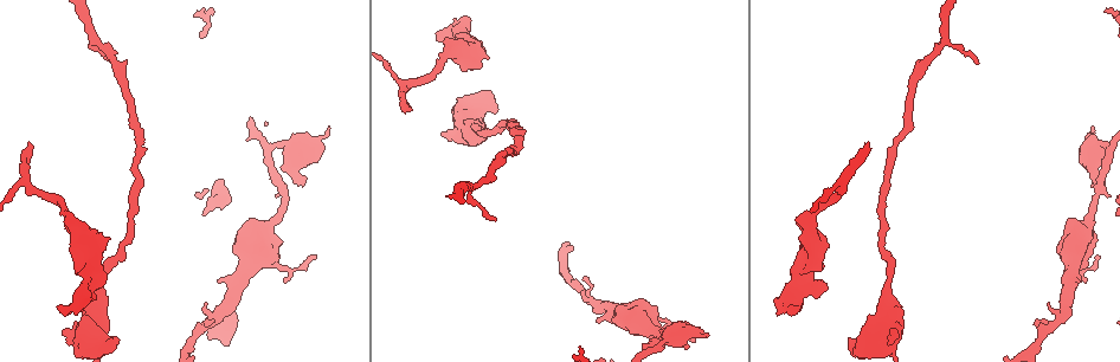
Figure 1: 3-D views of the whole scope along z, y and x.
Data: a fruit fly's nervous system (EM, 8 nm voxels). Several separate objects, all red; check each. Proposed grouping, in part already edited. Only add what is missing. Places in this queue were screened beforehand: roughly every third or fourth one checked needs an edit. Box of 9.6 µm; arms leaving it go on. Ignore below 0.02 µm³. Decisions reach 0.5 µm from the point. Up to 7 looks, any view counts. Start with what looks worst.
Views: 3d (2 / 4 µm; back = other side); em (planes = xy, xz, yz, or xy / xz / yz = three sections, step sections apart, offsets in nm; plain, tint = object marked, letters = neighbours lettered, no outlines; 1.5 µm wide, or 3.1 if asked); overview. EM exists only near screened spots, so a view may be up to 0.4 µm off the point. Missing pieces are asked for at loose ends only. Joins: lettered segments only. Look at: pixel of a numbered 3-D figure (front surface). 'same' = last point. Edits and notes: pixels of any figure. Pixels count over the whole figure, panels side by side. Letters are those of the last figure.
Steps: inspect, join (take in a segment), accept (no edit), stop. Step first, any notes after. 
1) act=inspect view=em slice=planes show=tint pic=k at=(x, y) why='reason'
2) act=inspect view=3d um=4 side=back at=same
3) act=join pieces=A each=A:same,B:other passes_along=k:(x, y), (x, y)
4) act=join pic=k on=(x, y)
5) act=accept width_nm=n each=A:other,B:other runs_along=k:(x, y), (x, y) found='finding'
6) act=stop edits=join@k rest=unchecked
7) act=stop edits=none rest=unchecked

act=inspect view=em slice=planes show=letters pic=1 at=(787, 306) why='free end'

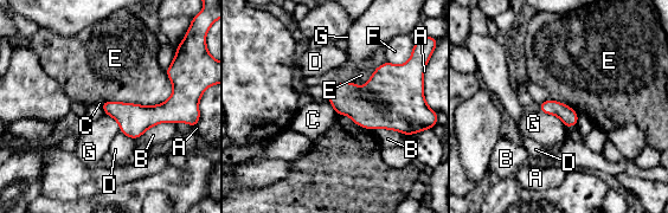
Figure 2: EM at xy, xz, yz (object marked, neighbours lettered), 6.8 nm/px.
act=accept longest_contact=E:500nm each=A:other,B:other,C:other,D:other,E:other,F:other,G:other found='none of them fits'

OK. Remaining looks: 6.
act=inspect view=em slice=planes show=letters pic=1 at=(868, 142)

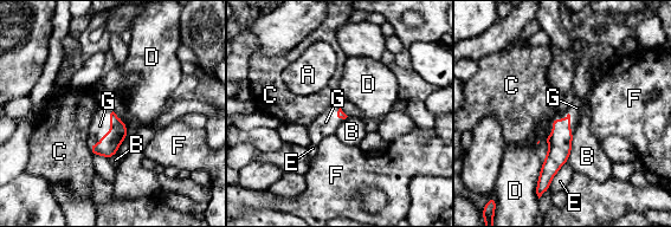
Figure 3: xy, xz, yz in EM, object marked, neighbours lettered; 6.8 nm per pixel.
act=join pieces=G each=A:other,B:other,C:other,D:other,E:other,F:other,G:same passes_along=3:(109, 143), (107, 135), (99, 125) found='the neuron continues'

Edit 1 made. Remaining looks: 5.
act=inspect view=em slice=planes show=letters pic=1 at=(303, 184) why='free end'

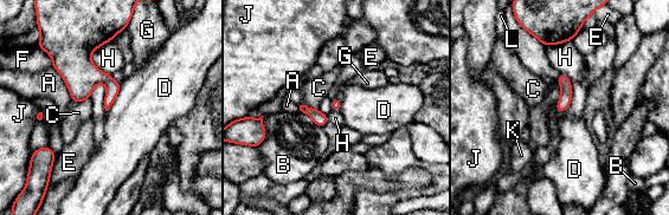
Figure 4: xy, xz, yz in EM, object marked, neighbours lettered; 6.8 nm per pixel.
act=accept each=A:other,B:other,C:other,D:other,E:other,F:other,G:other,H:other,J:other,K:other,L:other border=4:(121, 84), (115, 101), (107, 111) found='none of them fits'

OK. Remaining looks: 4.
act=stop edits=join@3 rest=unchecked

